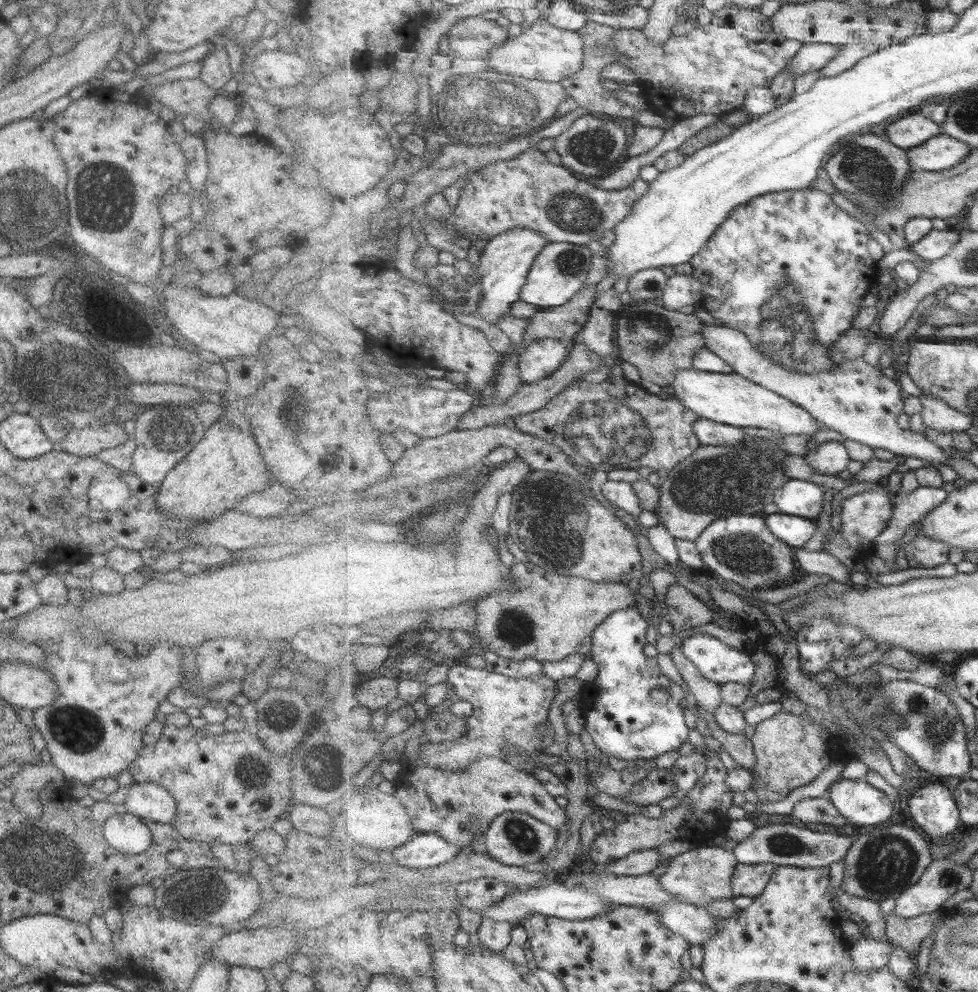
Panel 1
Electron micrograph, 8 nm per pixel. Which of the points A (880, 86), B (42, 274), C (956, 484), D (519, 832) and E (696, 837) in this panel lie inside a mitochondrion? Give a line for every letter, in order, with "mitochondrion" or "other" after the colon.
A: other
B: other
C: other
D: mitochondrion
E: other

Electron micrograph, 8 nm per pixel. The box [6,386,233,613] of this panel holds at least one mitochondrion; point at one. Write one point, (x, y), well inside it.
(57, 502)

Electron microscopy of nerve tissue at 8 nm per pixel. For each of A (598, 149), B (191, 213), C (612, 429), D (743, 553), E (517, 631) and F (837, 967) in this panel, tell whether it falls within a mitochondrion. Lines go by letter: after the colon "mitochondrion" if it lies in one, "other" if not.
A: mitochondrion
B: other
C: mitochondrion
D: mitochondrion
E: mitochondrion
F: other

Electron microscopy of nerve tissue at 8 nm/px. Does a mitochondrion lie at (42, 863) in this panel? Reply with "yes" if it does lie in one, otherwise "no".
yes

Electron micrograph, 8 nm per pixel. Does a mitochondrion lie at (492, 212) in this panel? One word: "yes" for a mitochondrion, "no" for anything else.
no

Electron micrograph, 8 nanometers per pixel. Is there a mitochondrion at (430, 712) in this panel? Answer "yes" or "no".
no

